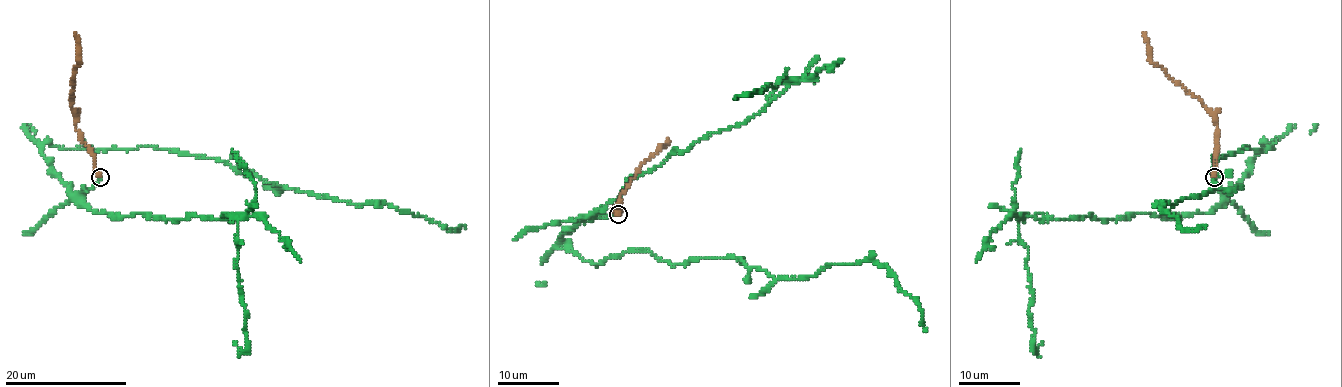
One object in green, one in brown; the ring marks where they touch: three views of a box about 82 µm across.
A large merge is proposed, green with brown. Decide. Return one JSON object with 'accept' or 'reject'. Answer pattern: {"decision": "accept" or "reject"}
{"decision": "reject"}

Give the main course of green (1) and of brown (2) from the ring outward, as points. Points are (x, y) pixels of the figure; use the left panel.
1: (100, 177), (71, 195), (39, 142), (96, 151), (177, 149), (283, 186), (390, 206), (447, 229), (466, 227)
2: (100, 177), (94, 166), (93, 149), (76, 128), (70, 101), (71, 82), (80, 61), (76, 33)

